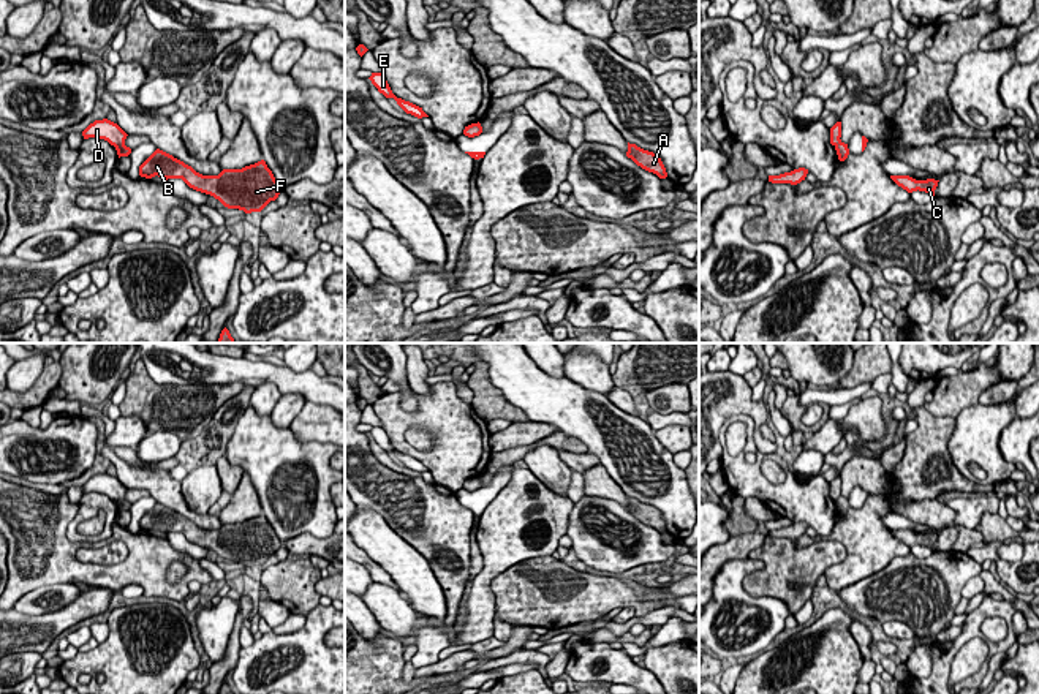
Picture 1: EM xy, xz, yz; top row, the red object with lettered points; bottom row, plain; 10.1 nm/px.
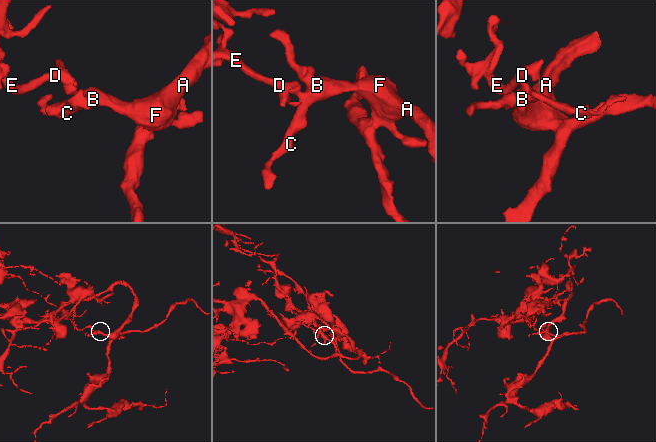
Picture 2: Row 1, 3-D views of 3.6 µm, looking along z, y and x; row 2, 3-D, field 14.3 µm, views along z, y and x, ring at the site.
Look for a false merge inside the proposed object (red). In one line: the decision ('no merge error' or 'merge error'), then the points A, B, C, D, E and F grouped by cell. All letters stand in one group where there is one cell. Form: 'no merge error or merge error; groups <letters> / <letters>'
merge error; groups A B C F / D E

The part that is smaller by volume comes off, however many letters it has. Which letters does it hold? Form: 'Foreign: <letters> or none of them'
Foreign: D, E

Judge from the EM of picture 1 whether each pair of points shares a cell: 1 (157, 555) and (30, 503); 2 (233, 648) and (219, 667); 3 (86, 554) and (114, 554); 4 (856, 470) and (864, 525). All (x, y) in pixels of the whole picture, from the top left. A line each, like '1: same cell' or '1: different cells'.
1: same cell
2: same cell
3: same cell
4: different cells

